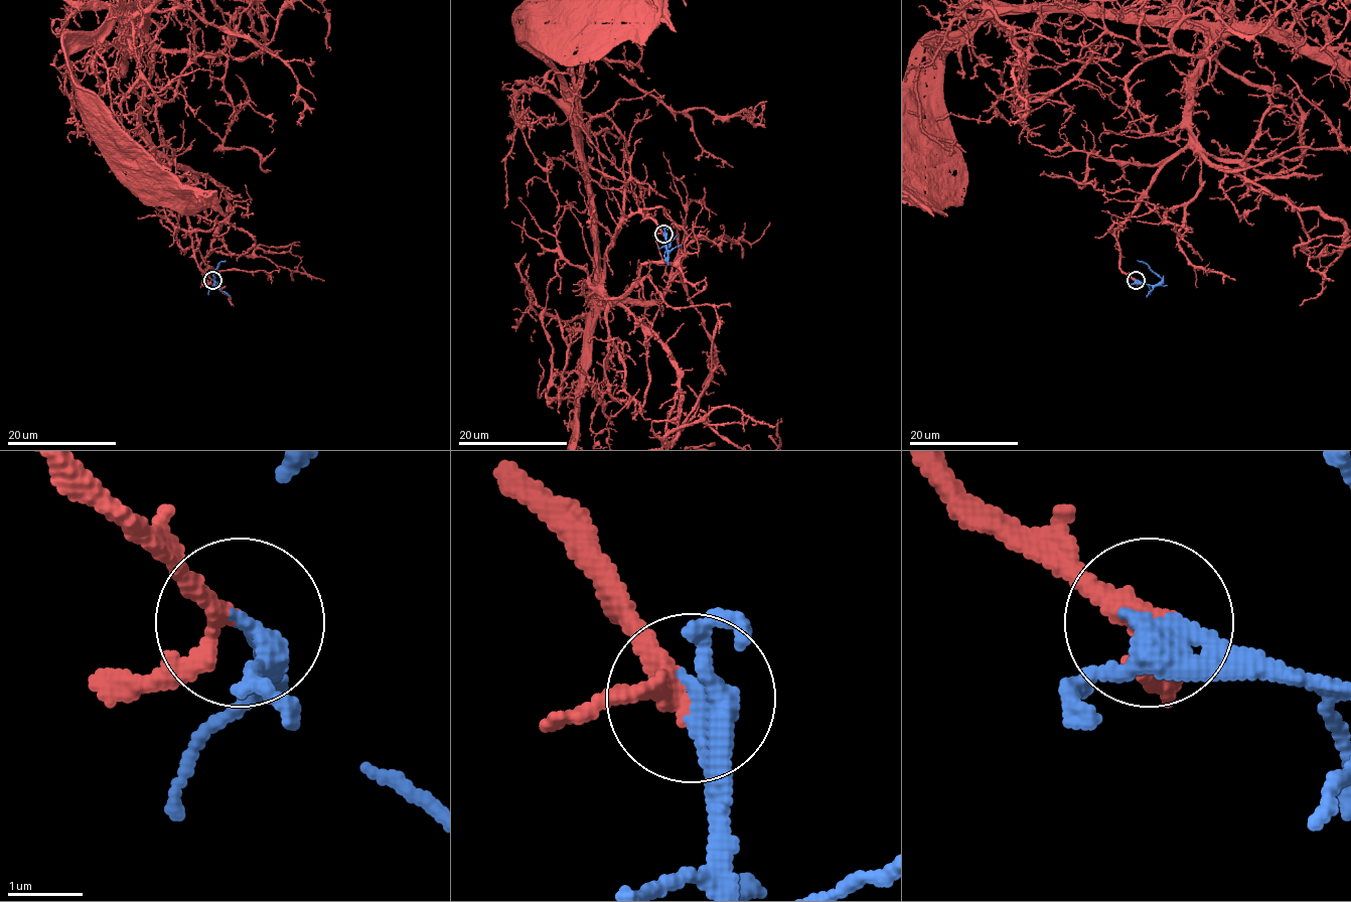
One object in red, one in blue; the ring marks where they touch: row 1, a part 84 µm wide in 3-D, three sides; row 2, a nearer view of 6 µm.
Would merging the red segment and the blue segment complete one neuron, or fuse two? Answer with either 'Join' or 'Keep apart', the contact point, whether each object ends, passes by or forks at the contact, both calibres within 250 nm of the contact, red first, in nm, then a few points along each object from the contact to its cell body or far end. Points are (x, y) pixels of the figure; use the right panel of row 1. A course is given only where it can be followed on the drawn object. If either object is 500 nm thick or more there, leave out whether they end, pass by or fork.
Join. Place: (1136, 280). At the ring red passes by. At the ring blue passes by. Thickness 240 nm (red) against 320 nm. Course of red: (1135, 280), (1120, 268), (1114, 232), (1191, 136), (1199, 31), (1076, 12), (984, 18). Course of blue: (1135, 280), (1150, 285), (1161, 280), (1137, 261)

